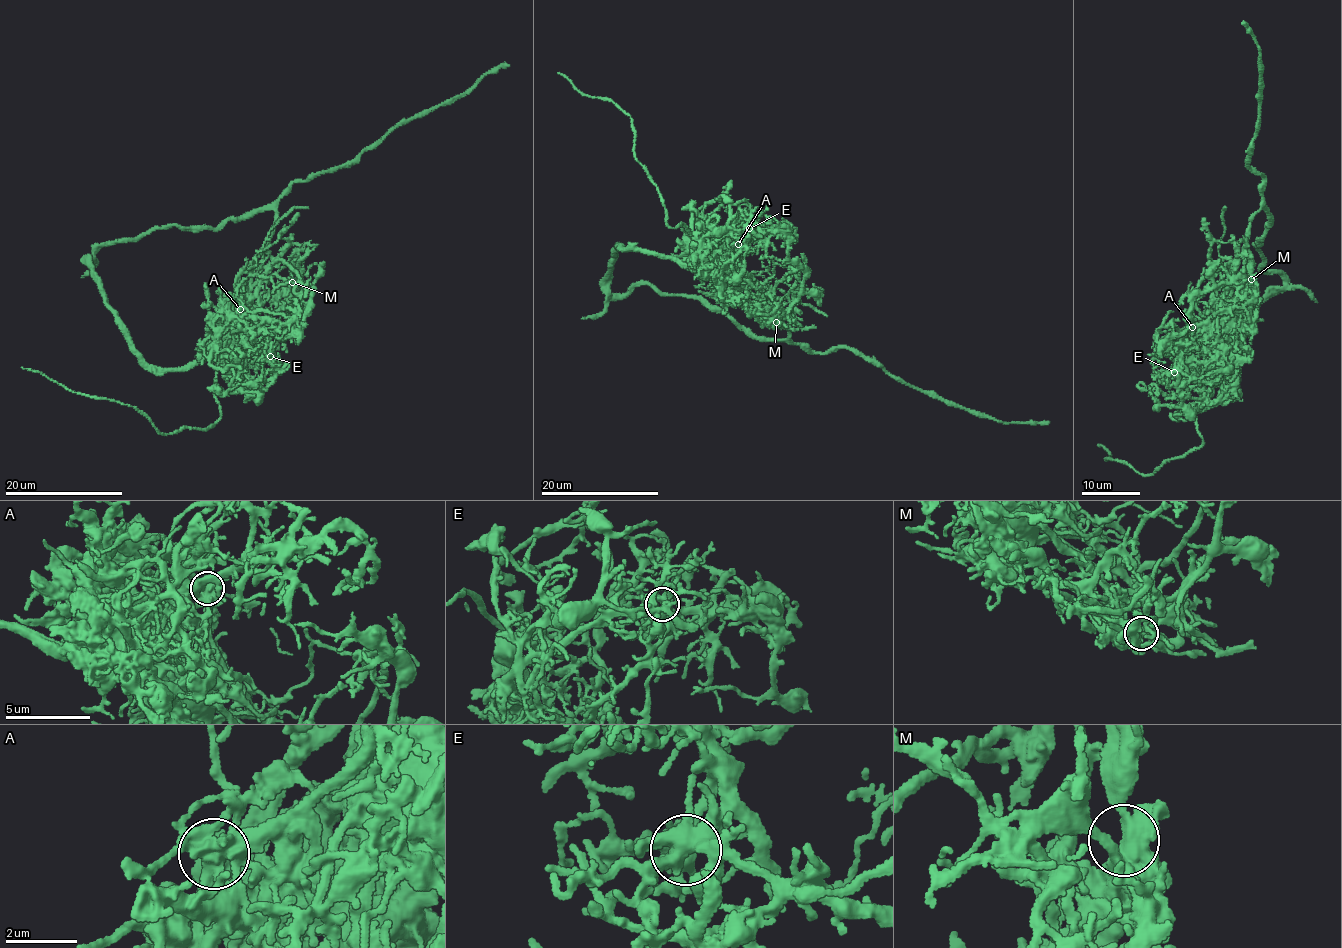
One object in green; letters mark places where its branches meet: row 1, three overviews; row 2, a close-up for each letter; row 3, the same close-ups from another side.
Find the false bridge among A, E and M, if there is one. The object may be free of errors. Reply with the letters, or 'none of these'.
A

